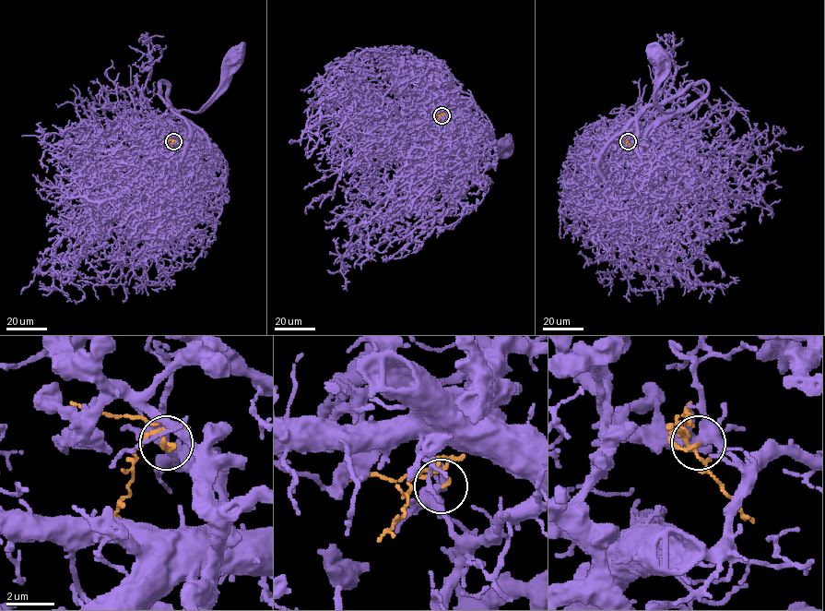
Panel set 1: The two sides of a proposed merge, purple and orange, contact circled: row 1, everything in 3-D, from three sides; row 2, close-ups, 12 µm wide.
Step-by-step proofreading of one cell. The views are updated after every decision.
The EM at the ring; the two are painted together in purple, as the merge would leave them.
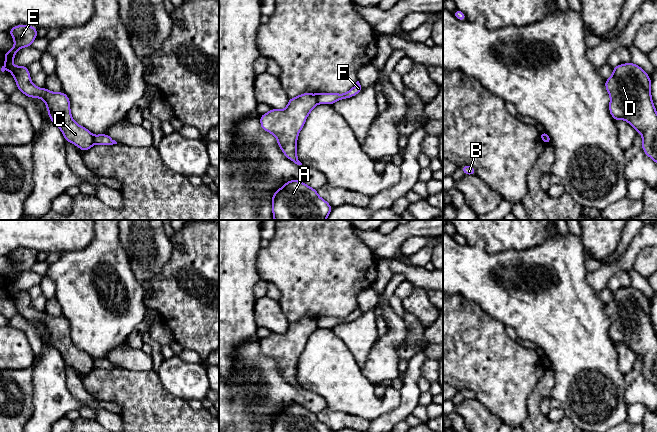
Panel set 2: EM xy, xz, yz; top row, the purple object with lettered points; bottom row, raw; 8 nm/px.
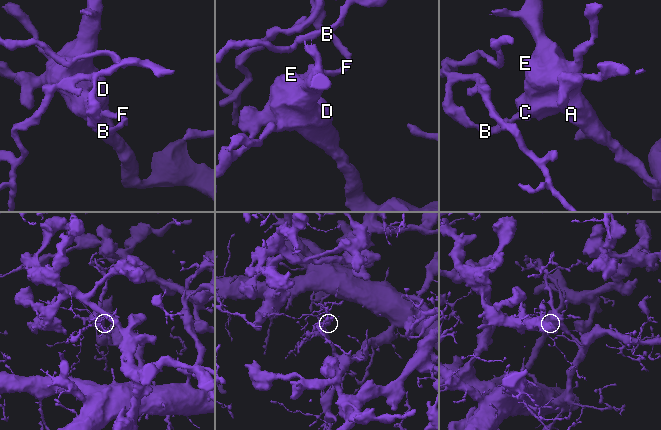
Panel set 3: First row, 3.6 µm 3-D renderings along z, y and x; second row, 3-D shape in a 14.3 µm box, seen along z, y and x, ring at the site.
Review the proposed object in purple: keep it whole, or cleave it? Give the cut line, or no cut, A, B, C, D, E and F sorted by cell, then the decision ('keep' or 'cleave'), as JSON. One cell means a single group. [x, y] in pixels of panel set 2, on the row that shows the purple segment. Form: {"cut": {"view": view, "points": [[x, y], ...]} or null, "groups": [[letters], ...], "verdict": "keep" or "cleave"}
{"cut": {"view": "xz", "points": [[316, 94], [318, 103]]}, "groups": [["A", "C", "D", "E"], ["B", "F"]], "verdict": "cleave"}

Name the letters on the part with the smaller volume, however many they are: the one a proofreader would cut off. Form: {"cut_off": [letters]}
{"cut_off": ["B", "F"]}

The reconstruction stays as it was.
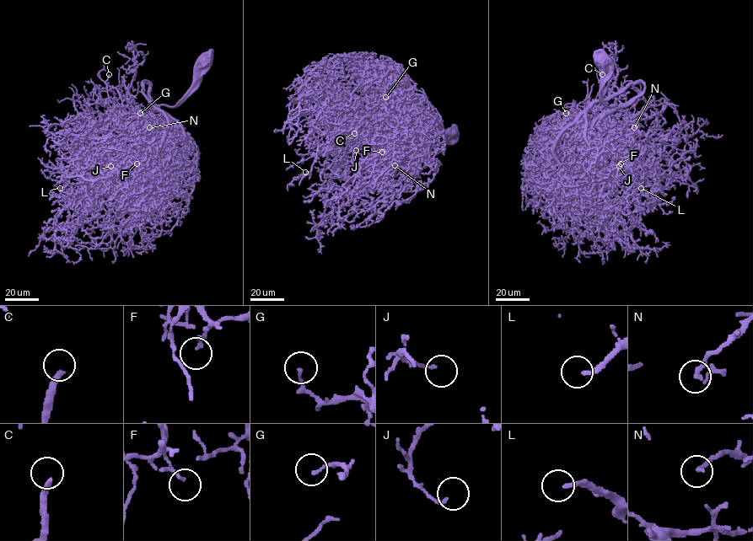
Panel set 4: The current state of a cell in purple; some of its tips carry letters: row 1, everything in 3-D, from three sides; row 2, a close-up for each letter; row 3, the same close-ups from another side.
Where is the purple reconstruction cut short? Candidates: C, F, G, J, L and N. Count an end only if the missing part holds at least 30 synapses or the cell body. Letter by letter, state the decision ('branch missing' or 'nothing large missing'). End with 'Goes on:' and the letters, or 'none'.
C: branch missing
F: nothing large missing
G: nothing large missing
J: nothing large missing
L: branch missing
N: nothing large missing
Goes on: C, L

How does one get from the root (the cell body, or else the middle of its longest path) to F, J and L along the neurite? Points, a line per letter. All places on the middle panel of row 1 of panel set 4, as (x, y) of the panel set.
F: (418, 118), (409, 124), (393, 126), (382, 137), (380, 150), (374, 153), (378, 157), (382, 152)
J: (418, 118), (409, 124), (376, 125), (366, 130), (361, 136), (363, 140), (352, 147), (356, 150)
L: (418, 118), (375, 115), (363, 127), (352, 129), (330, 142), (315, 158), (310, 173), (305, 172)

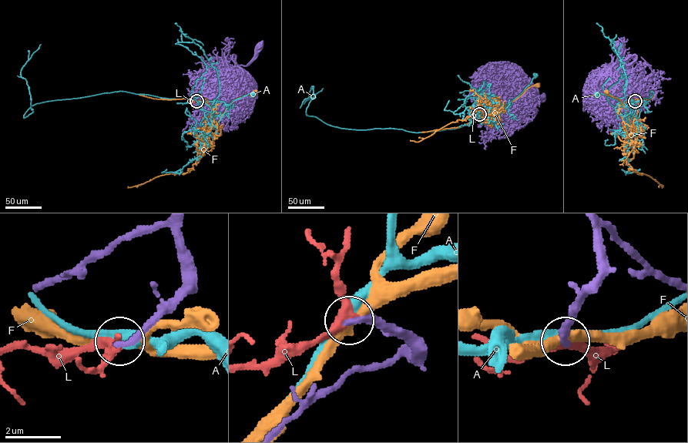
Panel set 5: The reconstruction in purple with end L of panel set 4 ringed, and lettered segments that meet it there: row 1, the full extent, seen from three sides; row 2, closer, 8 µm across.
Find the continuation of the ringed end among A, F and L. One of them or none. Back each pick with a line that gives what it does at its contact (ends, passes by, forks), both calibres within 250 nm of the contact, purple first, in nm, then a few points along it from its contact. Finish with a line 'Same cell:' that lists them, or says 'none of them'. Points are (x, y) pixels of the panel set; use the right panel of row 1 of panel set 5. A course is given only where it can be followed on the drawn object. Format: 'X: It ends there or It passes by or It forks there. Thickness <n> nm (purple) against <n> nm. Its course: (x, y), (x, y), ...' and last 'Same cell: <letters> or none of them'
L: It passes by. Thickness 240 nm (purple) against 320 nm
Same cell: L

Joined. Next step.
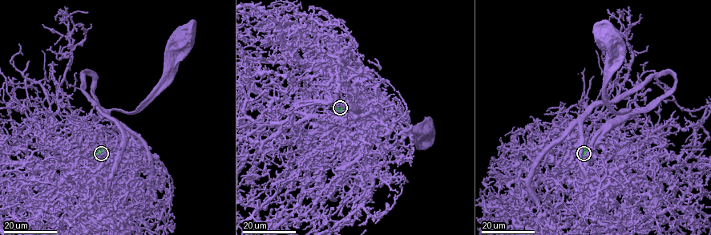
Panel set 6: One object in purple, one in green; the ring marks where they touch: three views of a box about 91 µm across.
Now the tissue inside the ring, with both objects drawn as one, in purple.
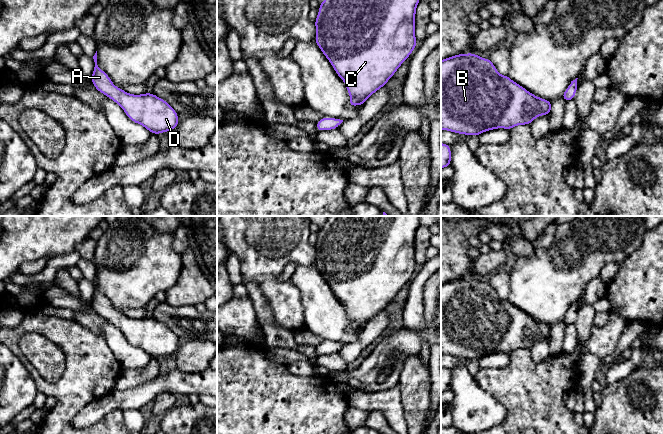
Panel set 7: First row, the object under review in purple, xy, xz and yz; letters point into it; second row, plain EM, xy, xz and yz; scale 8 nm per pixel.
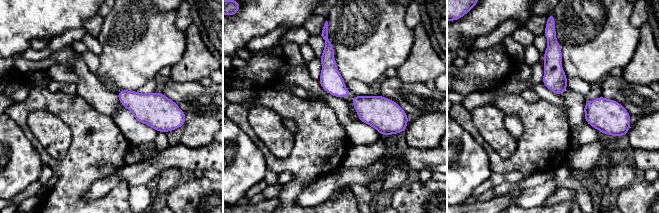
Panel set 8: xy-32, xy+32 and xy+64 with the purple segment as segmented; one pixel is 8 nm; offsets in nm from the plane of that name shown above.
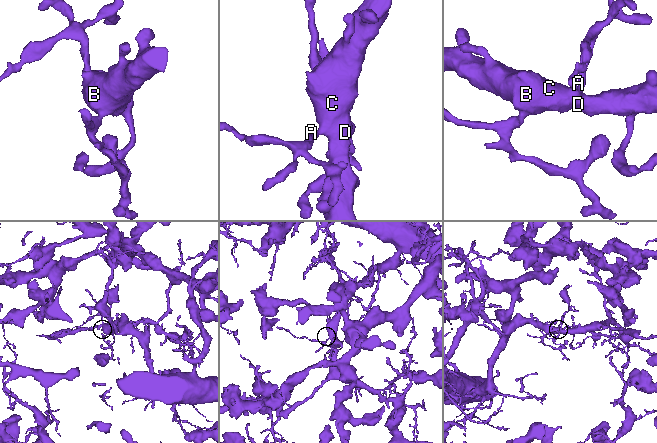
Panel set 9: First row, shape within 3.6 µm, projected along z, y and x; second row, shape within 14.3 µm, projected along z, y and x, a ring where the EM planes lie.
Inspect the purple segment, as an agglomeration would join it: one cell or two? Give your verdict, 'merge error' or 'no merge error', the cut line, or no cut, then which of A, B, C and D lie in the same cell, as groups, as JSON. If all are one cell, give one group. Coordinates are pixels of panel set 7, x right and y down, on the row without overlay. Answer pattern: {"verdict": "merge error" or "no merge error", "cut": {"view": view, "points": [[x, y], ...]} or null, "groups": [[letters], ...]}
{"verdict": "no merge error", "cut": null, "groups": [["A", "B", "C", "D"]]}

